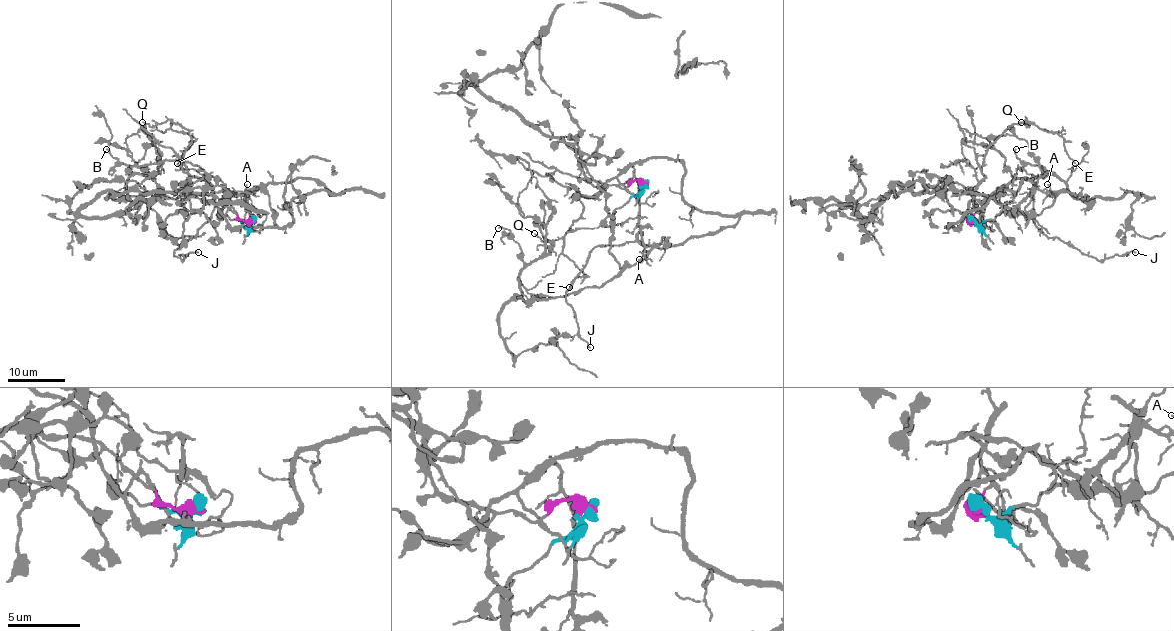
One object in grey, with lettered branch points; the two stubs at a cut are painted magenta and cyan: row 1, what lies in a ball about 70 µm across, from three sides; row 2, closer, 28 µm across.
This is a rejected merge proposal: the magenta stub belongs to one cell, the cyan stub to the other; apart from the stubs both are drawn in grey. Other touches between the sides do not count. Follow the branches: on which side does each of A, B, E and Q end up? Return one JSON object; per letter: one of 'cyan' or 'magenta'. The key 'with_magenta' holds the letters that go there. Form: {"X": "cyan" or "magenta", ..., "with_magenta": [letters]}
{"A": "cyan", "B": "cyan", "E": "magenta", "Q": "magenta", "with_magenta": ["E", "Q"]}

